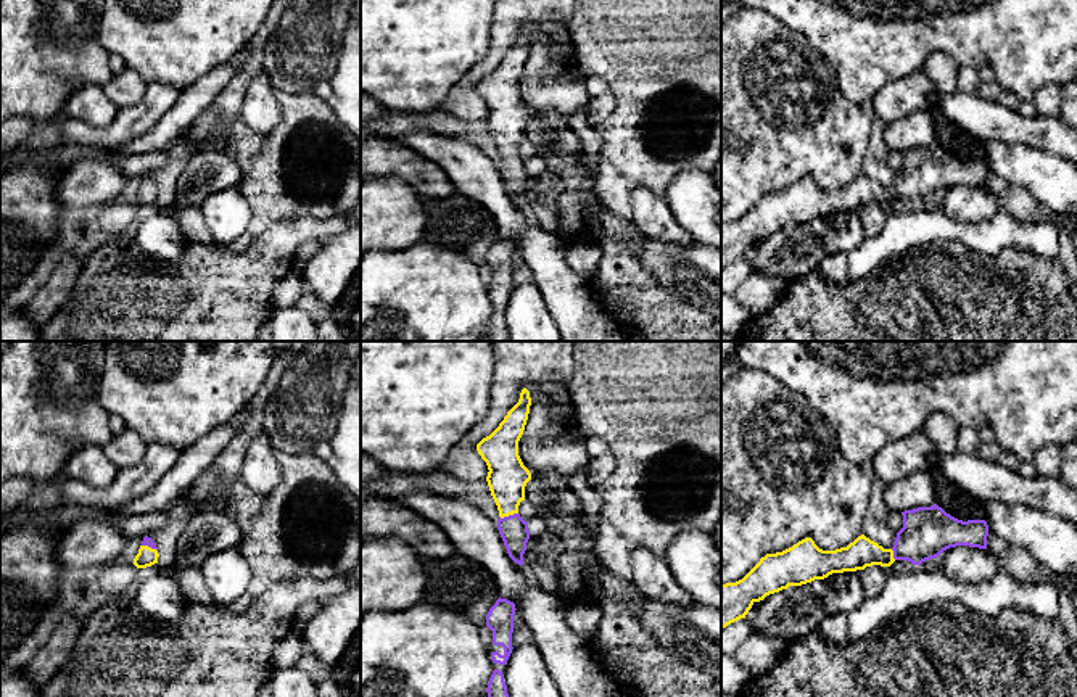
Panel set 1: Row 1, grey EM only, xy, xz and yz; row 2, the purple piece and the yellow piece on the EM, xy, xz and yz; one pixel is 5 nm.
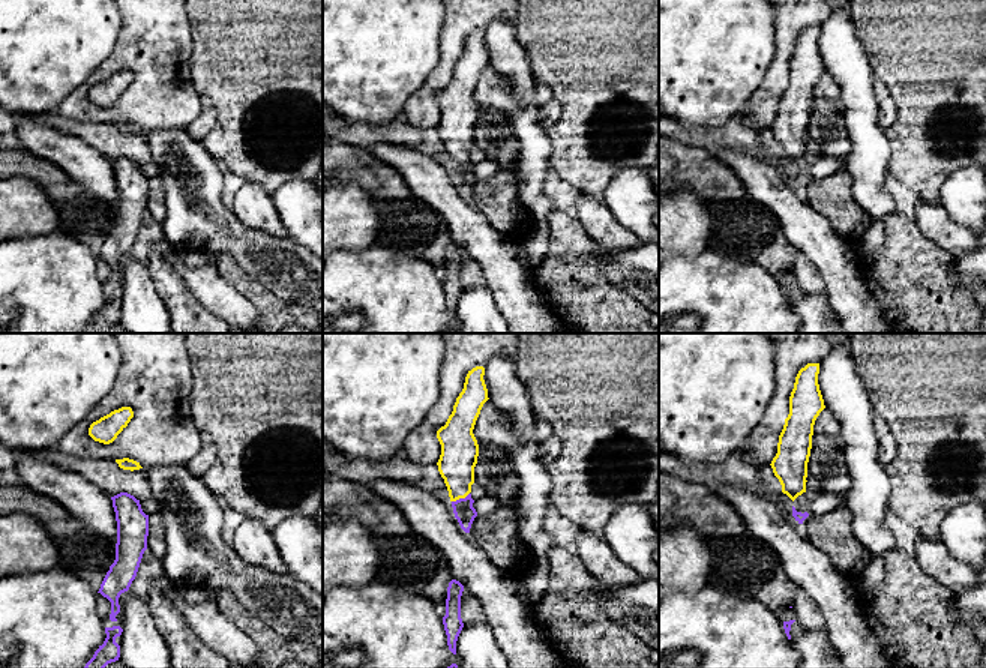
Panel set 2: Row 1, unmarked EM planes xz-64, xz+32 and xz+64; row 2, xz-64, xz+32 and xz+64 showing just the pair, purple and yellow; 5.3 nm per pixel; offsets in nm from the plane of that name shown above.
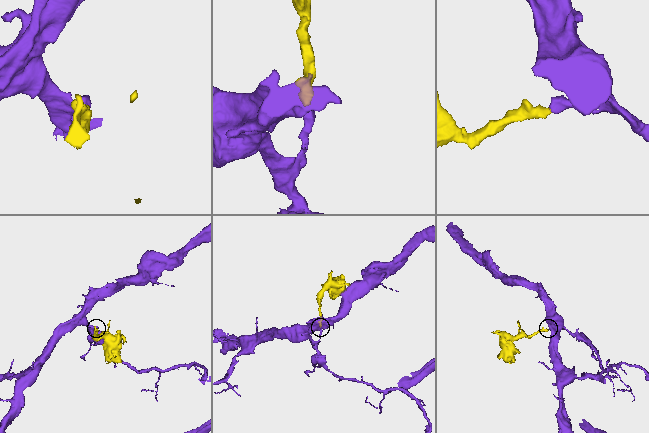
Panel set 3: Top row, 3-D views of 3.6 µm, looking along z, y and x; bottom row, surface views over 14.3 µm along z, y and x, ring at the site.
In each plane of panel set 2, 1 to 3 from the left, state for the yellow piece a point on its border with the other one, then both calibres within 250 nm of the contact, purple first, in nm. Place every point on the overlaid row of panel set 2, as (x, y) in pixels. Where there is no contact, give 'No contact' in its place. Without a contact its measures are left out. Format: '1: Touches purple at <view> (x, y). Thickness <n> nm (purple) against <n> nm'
1: No contact
2: Touches purple at xz+32 (459, 499). Thickness 110 nm (purple) against 200 nm
3: No contact

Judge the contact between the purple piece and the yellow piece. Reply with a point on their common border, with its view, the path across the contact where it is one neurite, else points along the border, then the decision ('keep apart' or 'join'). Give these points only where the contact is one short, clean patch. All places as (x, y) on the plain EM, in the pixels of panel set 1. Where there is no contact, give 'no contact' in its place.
contact xz (507, 156); way xz (514, 169), (507, 156), (507, 116); join

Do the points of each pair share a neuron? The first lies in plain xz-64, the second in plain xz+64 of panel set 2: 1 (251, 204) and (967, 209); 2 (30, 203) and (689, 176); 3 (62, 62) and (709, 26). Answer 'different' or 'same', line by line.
1: different
2: different
3: same

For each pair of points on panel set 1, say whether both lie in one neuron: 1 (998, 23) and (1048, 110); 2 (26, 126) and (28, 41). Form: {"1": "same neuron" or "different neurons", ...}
{"1": "different neurons", "2": "different neurons"}

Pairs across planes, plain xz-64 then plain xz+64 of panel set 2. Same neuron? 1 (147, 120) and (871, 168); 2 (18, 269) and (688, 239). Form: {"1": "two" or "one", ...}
{"1": "two", "2": "two"}

